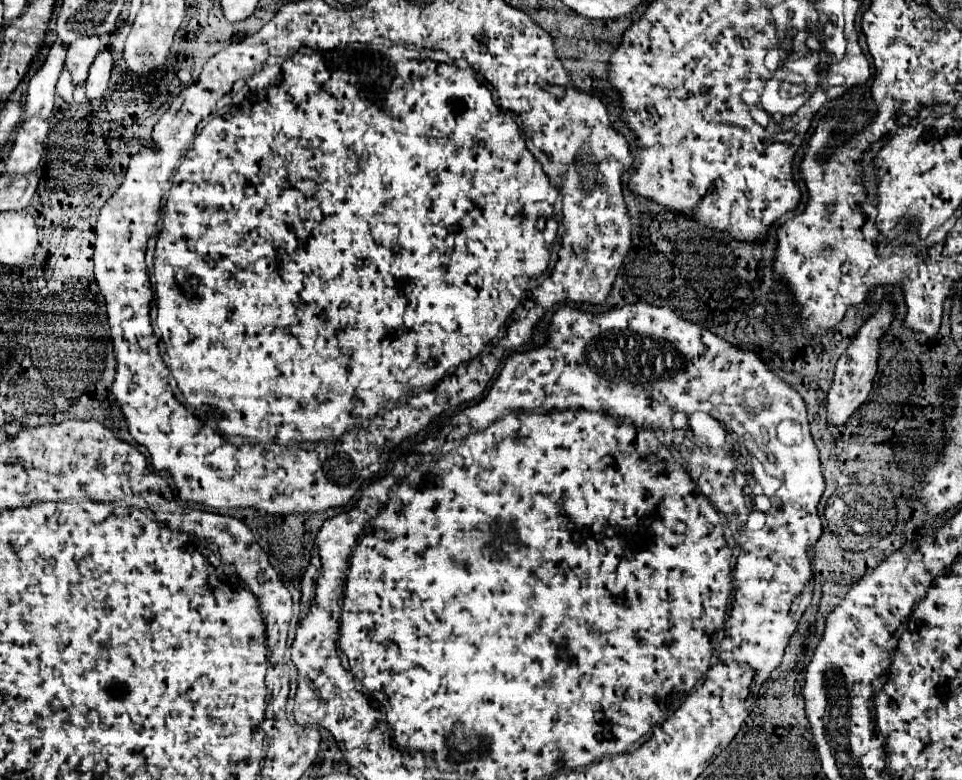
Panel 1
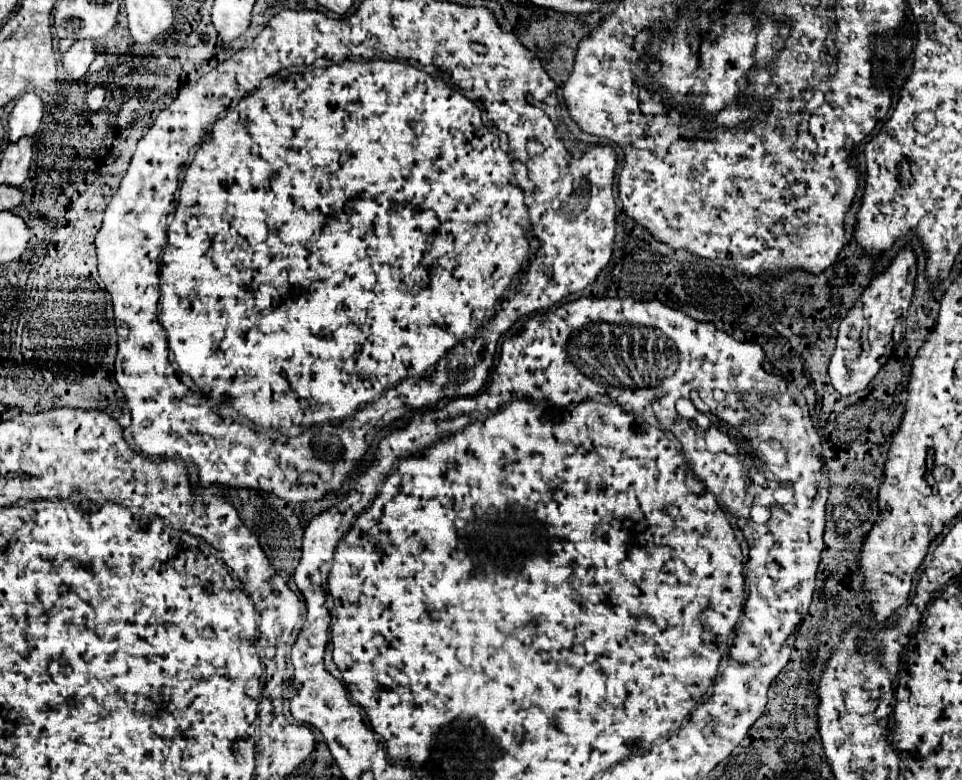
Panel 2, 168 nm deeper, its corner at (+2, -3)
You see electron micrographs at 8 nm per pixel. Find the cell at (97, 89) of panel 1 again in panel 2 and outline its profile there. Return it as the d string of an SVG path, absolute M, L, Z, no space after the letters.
M97 86L88 93L86 98L87 106L93 111L101 109L104 105L104 102L103 95L101 95L101 89L99 89Z

